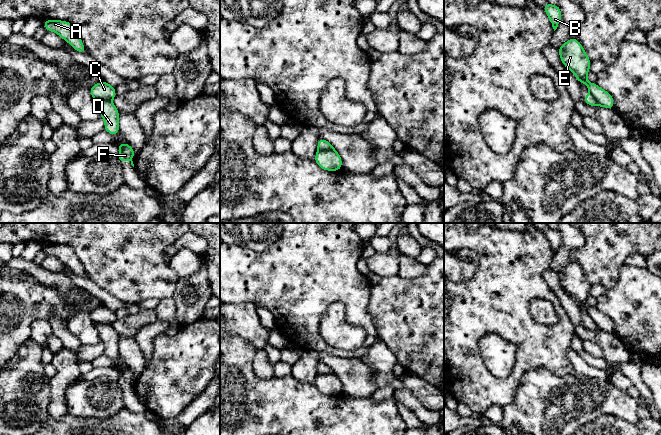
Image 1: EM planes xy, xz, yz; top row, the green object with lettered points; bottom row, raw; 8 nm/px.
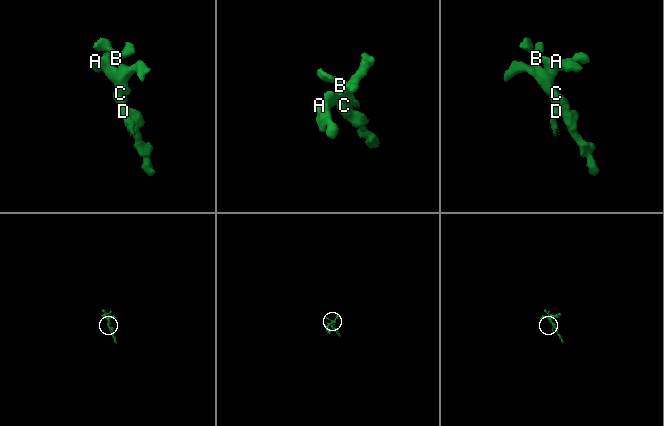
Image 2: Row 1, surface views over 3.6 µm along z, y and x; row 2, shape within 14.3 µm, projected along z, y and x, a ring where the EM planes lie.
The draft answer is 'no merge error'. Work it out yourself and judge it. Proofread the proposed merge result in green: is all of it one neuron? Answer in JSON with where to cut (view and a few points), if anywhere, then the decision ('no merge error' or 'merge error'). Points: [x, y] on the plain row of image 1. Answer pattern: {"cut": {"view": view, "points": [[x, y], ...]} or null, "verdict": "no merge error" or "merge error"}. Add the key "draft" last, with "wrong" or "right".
{"cut": {"view": "xy", "points": [[94, 323], [110, 325]]}, "verdict": "merge error", "draft": "wrong"}

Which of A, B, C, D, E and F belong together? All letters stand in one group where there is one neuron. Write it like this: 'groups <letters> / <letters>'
groups A B C E / D F

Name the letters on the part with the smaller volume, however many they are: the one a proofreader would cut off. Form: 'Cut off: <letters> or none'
Cut off: D, F

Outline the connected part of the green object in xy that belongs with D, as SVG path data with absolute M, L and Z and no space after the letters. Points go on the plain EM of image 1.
M94 324L100 335L100 340L105 345L104 354L111 359L119 358L119 336L111 325Z

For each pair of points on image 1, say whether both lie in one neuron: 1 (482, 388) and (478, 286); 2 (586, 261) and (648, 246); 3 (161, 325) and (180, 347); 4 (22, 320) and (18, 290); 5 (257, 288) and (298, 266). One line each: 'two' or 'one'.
1: one
2: one
3: two
4: one
5: one

